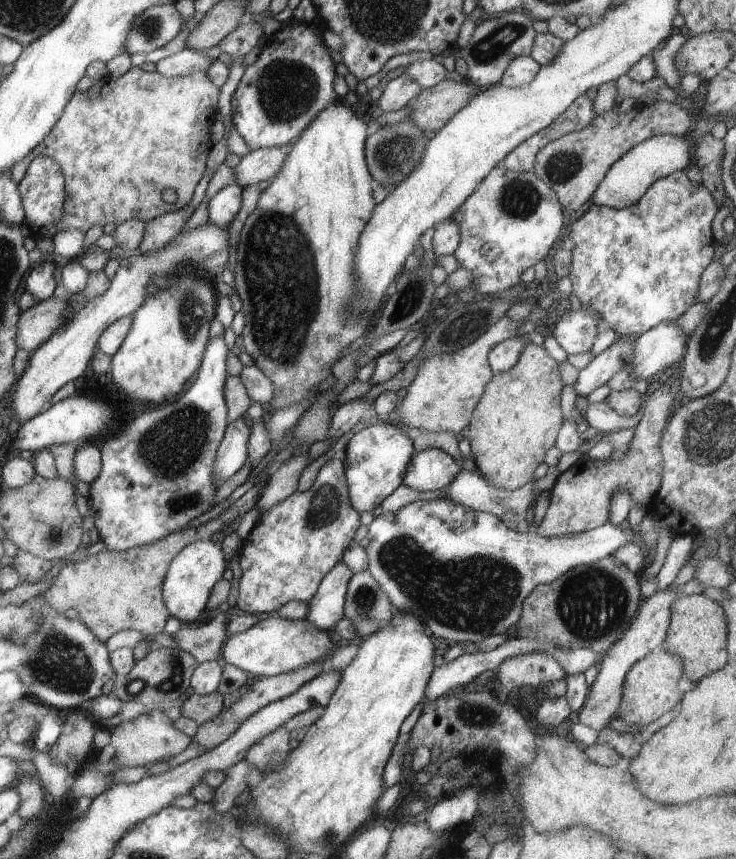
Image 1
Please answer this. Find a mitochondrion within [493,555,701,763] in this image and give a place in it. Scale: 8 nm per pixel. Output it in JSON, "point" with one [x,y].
{"point":[593,604]}

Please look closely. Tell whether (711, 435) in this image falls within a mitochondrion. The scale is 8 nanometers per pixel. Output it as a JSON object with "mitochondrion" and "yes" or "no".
{"mitochondrion":"yes"}

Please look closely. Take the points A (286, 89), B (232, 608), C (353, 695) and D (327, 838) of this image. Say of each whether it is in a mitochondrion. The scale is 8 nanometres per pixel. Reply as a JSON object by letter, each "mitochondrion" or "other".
{"A":"mitochondrion","B":"other","C":"other","D":"mitochondrion"}

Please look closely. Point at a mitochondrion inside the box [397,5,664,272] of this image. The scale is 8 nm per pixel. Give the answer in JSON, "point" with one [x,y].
{"point":[495,45]}

